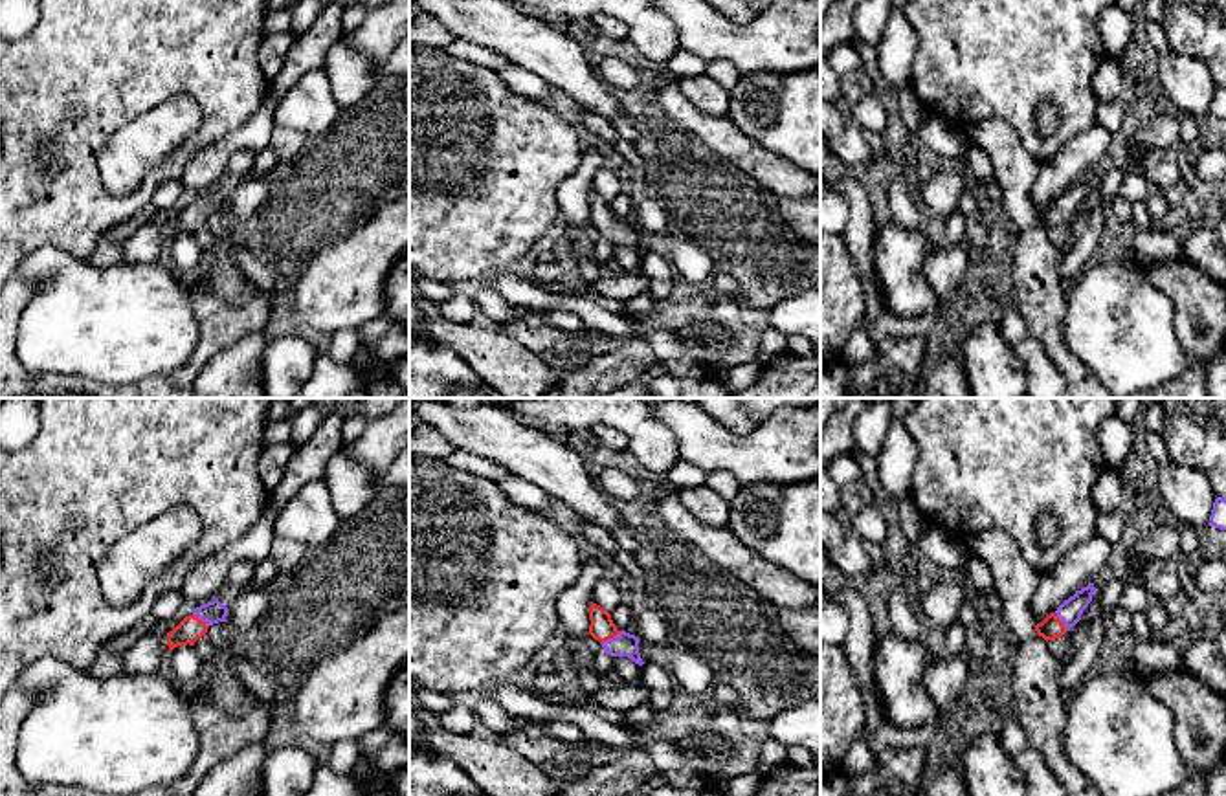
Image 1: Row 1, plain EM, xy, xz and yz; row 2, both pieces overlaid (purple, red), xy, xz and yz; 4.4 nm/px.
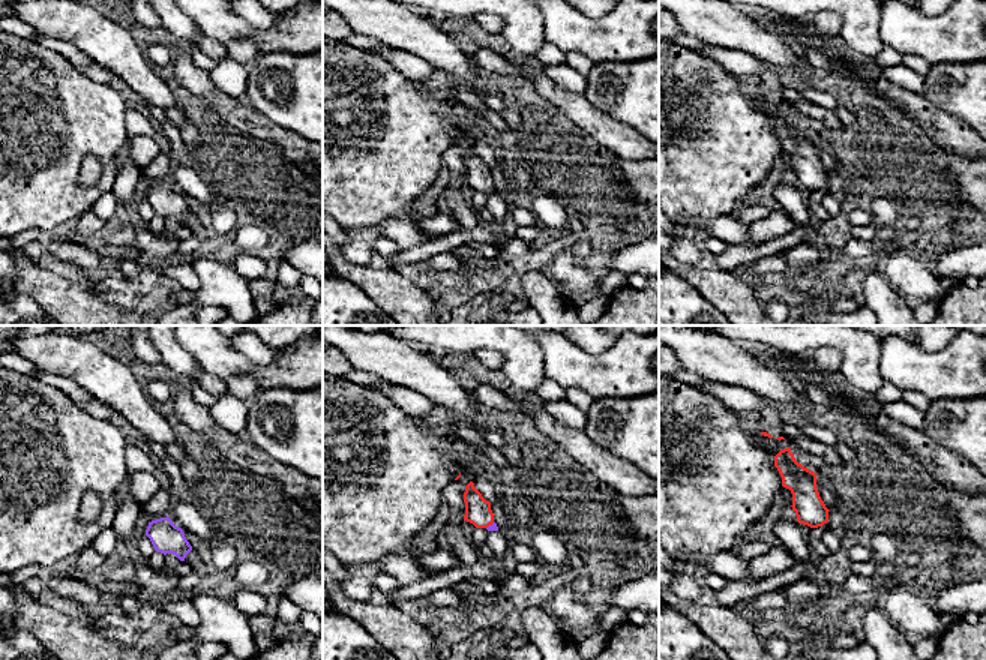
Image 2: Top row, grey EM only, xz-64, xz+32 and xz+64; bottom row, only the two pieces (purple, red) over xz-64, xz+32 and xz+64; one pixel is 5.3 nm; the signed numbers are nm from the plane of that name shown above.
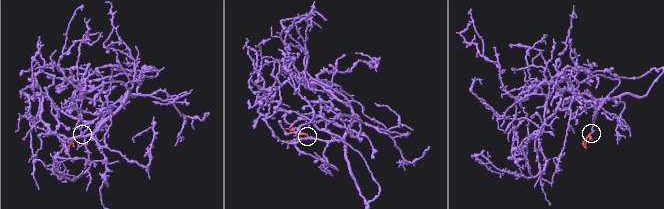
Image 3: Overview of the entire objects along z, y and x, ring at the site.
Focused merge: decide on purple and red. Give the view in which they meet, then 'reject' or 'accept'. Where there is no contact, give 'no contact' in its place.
contact in xz; accept

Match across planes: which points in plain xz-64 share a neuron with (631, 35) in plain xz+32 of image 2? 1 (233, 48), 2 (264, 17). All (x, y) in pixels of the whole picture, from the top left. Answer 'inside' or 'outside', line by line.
1: outside
2: outside

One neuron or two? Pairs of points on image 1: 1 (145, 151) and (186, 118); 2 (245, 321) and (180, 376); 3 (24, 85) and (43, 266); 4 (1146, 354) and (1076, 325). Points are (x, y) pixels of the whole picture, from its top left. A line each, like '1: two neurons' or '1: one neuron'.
1: one neuron
2: one neuron
3: two neurons
4: one neuron

